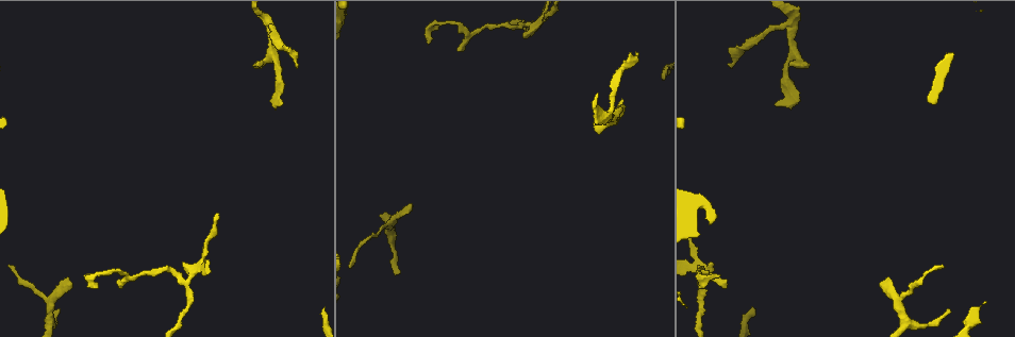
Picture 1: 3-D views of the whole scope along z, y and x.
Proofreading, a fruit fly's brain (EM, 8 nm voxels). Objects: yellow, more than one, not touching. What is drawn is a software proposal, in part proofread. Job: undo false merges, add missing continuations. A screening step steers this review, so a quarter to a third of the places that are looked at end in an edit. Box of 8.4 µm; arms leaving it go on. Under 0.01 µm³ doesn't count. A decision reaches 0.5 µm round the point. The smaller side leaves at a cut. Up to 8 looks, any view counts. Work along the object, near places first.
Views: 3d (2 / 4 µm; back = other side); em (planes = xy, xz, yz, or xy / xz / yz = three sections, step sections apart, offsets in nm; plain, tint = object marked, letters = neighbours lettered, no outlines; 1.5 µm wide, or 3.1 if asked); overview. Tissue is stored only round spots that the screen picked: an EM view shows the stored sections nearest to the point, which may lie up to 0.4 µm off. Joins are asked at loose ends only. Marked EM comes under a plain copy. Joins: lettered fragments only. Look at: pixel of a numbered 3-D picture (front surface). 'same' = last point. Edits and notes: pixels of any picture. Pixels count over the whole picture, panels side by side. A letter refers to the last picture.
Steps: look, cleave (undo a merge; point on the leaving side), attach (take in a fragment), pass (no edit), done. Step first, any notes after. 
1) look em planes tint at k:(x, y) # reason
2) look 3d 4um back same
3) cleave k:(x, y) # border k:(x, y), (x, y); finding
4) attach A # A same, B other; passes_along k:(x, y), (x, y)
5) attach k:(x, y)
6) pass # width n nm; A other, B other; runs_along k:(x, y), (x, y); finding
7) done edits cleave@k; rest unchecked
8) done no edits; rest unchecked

look em xz step 8 letters at 1:(794, 63) # an open end

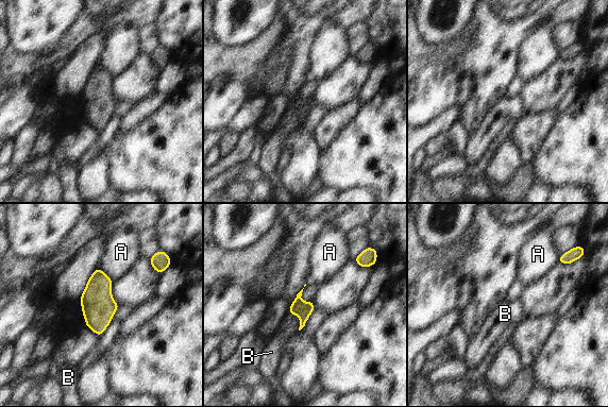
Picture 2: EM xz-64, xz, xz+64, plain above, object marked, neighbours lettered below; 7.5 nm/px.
pass # longest_contact A 170 nm; A other, B other; none of them fits

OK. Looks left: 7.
look 3d 2um back at 1:(726, 283) # tapers out

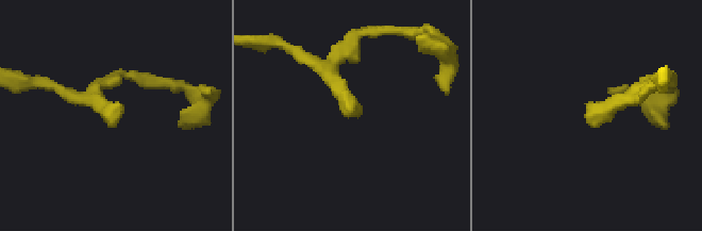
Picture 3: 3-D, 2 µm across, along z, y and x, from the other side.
look em planes tint at 3:(123, 112)

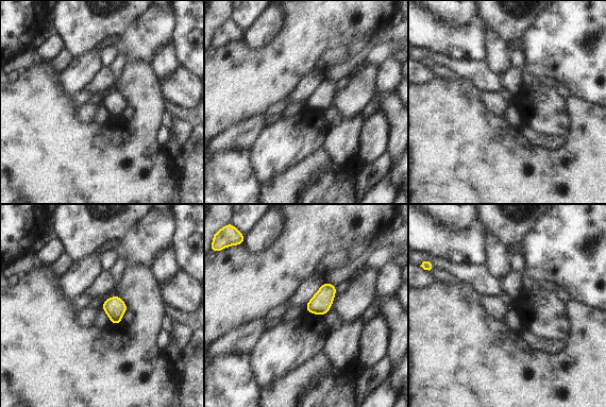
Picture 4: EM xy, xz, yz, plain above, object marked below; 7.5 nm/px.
look em planes letters same # what lies round it

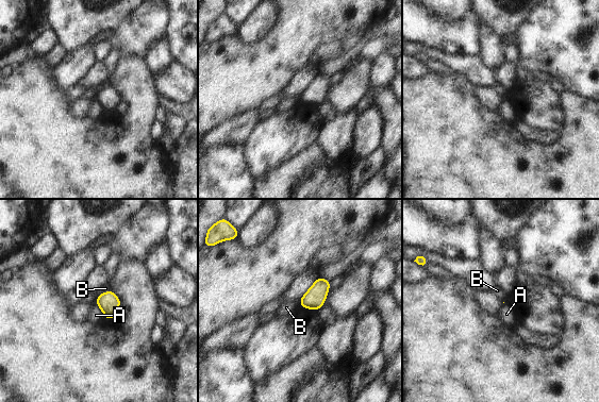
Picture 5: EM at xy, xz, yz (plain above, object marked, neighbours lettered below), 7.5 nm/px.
pass # A other, B other; border 5:(110, 289), (101, 292), (95, 301); none of them fits

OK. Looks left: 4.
look 3d 2um at 1:(67, 277) # free end

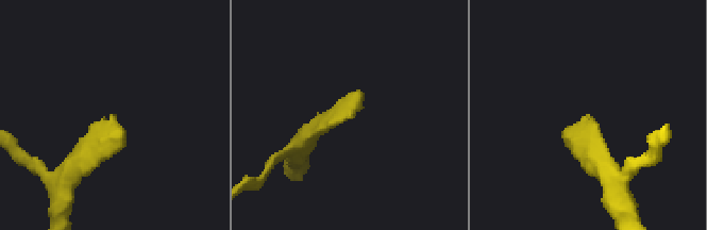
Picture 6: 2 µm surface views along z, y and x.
look em xz step 8 tint at 6:(588, 117)

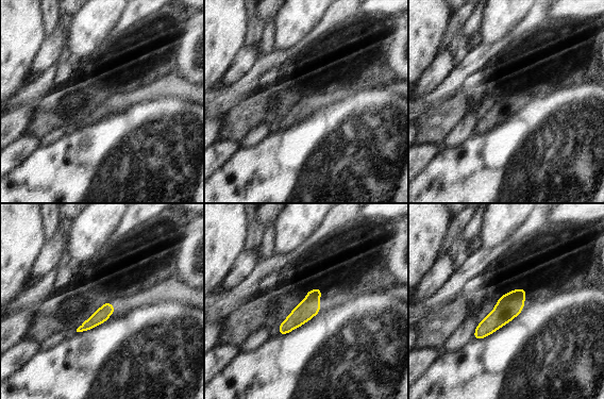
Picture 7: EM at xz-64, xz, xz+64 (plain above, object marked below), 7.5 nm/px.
look em planes letters same # another direction

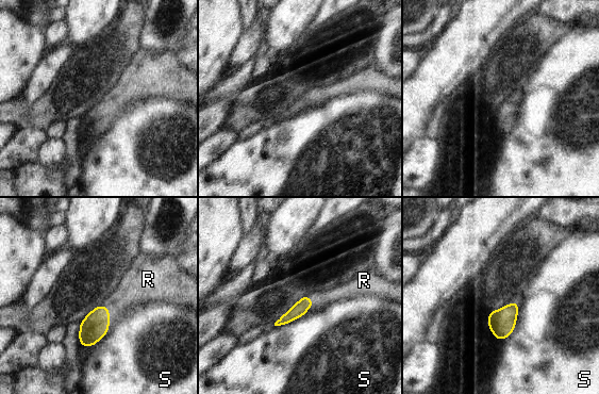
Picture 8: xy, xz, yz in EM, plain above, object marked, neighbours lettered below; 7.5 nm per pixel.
attach R # width 110 nm; longest_contact S 340 nm; R same, S other; it goes on there

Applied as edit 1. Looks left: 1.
done edits attach@8; rest unchecked

